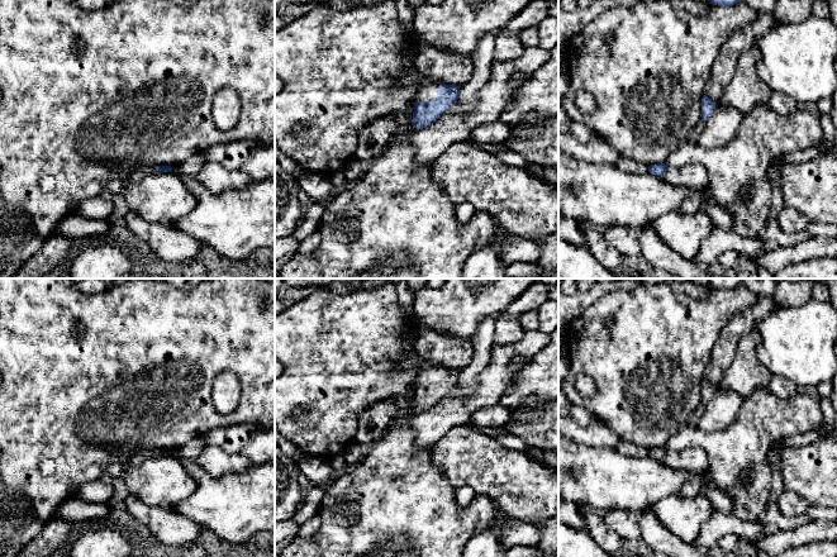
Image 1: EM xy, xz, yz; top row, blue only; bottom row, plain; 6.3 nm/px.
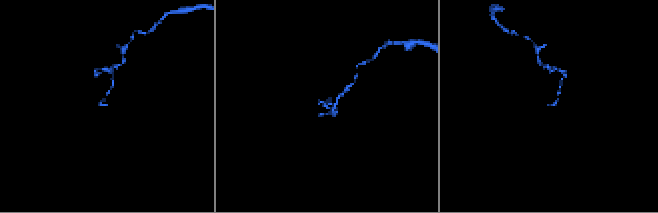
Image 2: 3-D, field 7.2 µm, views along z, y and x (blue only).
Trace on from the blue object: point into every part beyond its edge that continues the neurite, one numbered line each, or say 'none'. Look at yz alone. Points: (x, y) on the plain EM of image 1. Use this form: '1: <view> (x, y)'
none

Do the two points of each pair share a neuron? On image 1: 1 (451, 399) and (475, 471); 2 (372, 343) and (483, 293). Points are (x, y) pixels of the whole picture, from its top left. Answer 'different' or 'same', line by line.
1: different
2: different

